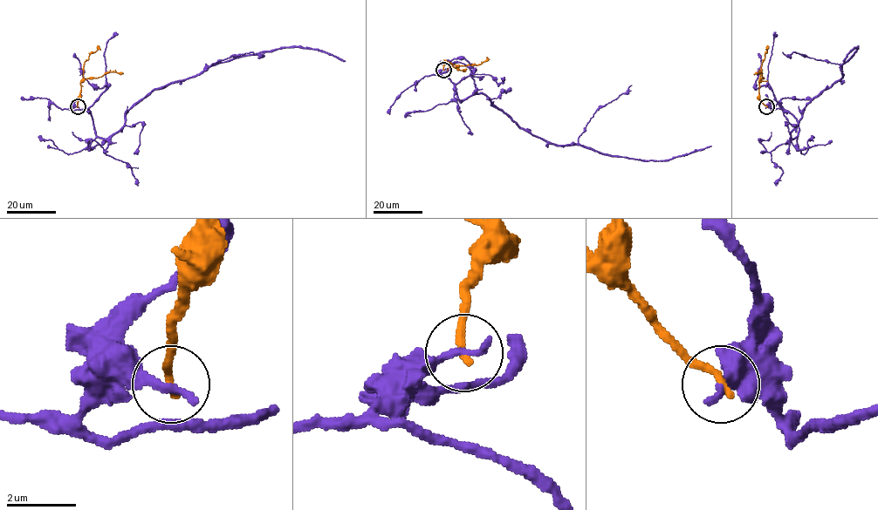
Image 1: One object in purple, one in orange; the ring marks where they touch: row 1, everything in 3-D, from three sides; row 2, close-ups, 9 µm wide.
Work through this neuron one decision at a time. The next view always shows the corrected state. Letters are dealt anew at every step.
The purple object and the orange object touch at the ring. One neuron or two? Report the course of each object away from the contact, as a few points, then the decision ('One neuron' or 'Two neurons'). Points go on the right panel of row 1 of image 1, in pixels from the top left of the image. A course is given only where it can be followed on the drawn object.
Course of purple: (766, 106), (796, 119), (799, 133), (793, 139), (801, 111), (842, 77), (842, 65), (857, 47), (843, 61). Course of orange: (766, 106), (759, 98), (758, 82), (763, 78), (762, 72), (754, 74). Two neurons

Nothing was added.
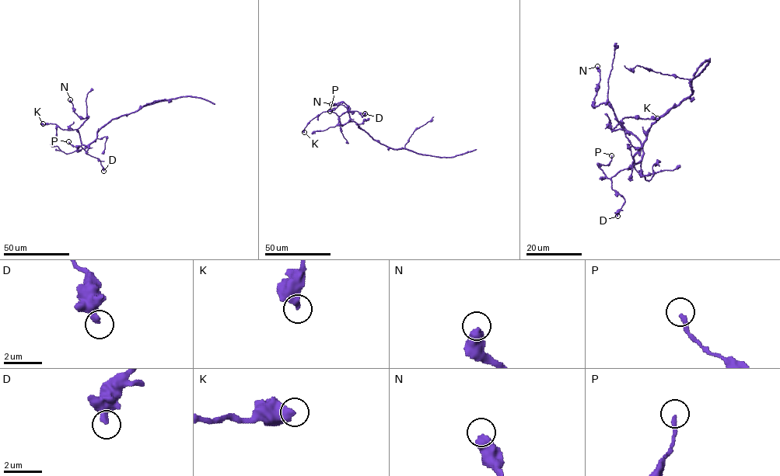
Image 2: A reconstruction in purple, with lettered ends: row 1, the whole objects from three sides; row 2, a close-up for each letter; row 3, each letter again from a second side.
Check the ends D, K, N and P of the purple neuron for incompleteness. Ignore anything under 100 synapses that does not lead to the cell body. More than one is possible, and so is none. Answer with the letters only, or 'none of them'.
none of them

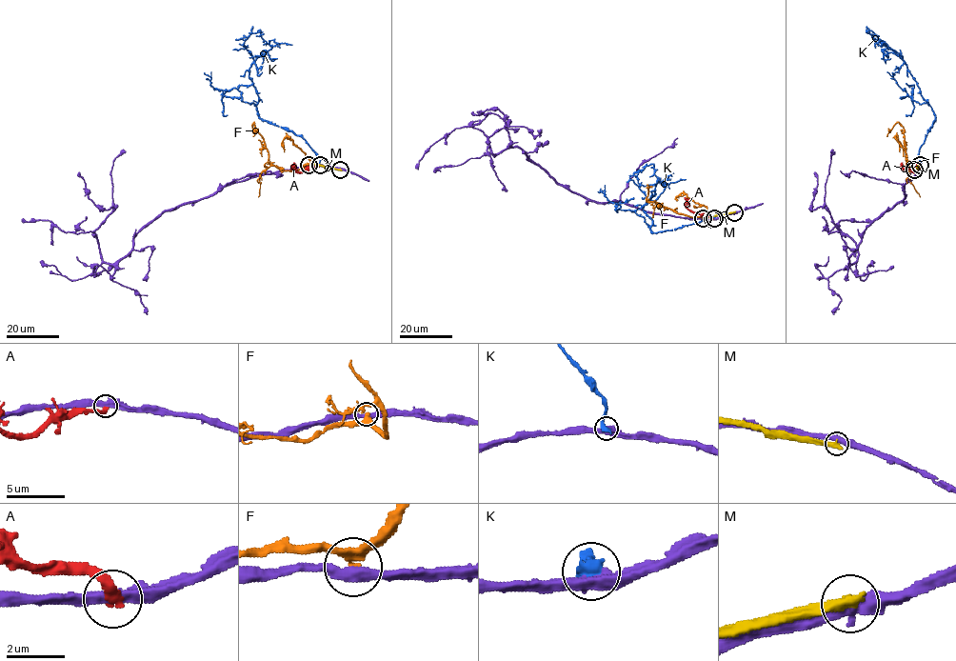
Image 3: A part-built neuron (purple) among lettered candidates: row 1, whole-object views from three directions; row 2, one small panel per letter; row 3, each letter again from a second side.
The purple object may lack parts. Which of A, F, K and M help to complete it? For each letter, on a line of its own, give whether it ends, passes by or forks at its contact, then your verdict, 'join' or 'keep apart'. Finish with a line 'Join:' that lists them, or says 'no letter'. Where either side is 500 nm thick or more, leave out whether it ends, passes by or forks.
A: it ends | keep apart
F: it passes by | keep apart
K: it ends | keep apart
M: it ends | keep apart
Join: no letter

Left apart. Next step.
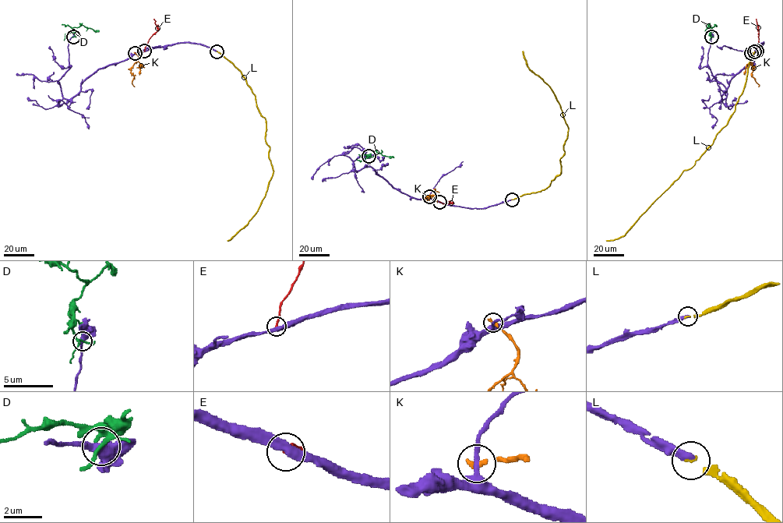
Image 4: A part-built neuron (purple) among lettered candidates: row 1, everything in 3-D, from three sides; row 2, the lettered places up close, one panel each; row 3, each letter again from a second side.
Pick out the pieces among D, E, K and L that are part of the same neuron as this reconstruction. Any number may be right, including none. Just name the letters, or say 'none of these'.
L

